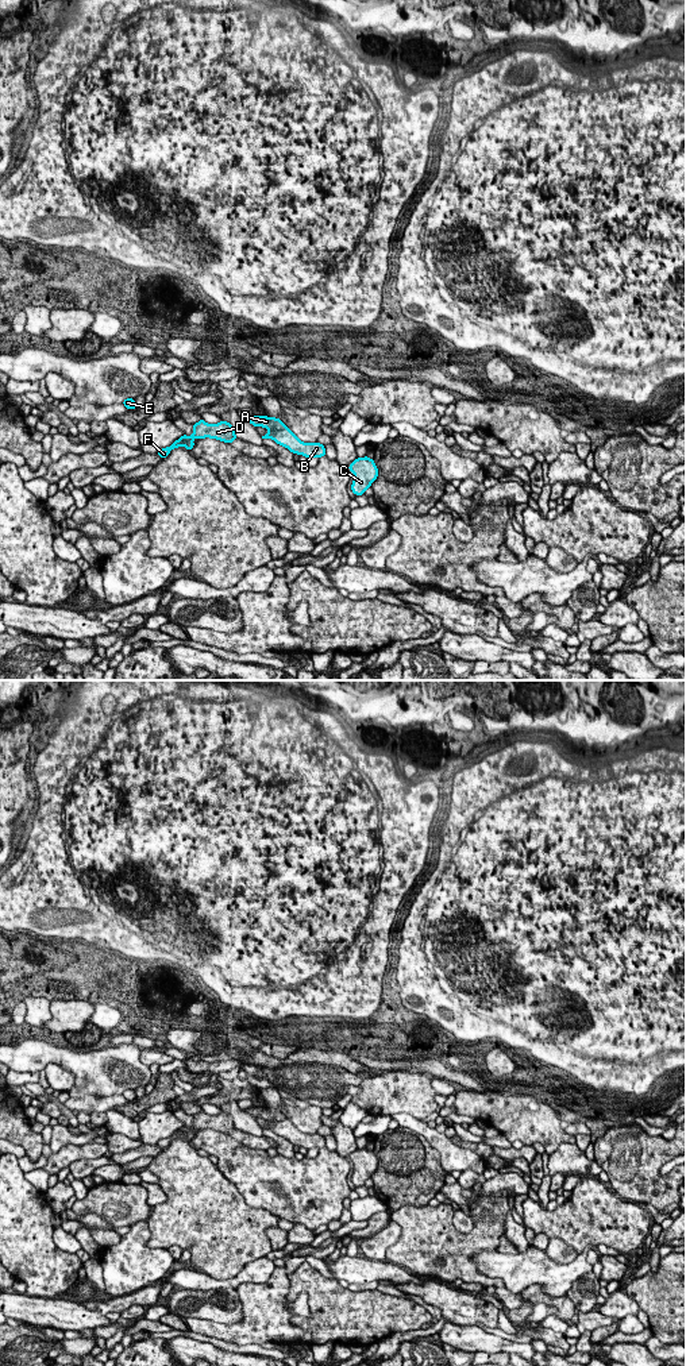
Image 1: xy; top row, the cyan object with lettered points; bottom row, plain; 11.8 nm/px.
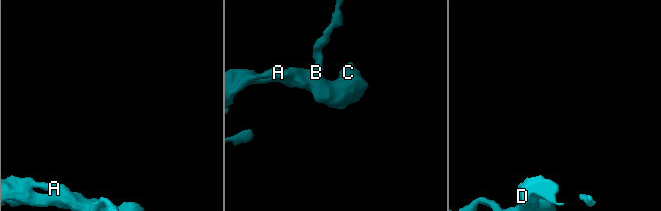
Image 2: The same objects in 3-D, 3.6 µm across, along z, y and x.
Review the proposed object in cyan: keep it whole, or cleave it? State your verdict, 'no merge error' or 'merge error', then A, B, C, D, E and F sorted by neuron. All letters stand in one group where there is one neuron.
merge error; A E / B C D F

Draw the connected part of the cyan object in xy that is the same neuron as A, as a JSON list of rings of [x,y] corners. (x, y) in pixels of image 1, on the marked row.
[[[251,416],[248,417],[246,421],[248,421],[250,424],[253,424],[254,427],[262,427],[262,428],[266,428],[266,429],[275,429],[275,431],[281,431],[281,429],[285,429],[286,425],[280,420],[280,418],[275,418],[275,417],[267,417],[267,416]]]

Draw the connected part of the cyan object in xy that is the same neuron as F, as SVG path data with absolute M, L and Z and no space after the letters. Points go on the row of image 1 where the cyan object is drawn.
M203 418L193 424L193 433L190 436L182 435L178 440L176 440L170 447L161 448L157 454L165 459L172 449L178 447L185 447L186 449L192 449L194 447L194 439L216 439L224 443L232 443L236 437L234 427L221 420L217 424L208 424Z

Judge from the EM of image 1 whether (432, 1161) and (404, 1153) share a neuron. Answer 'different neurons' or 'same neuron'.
same neuron

